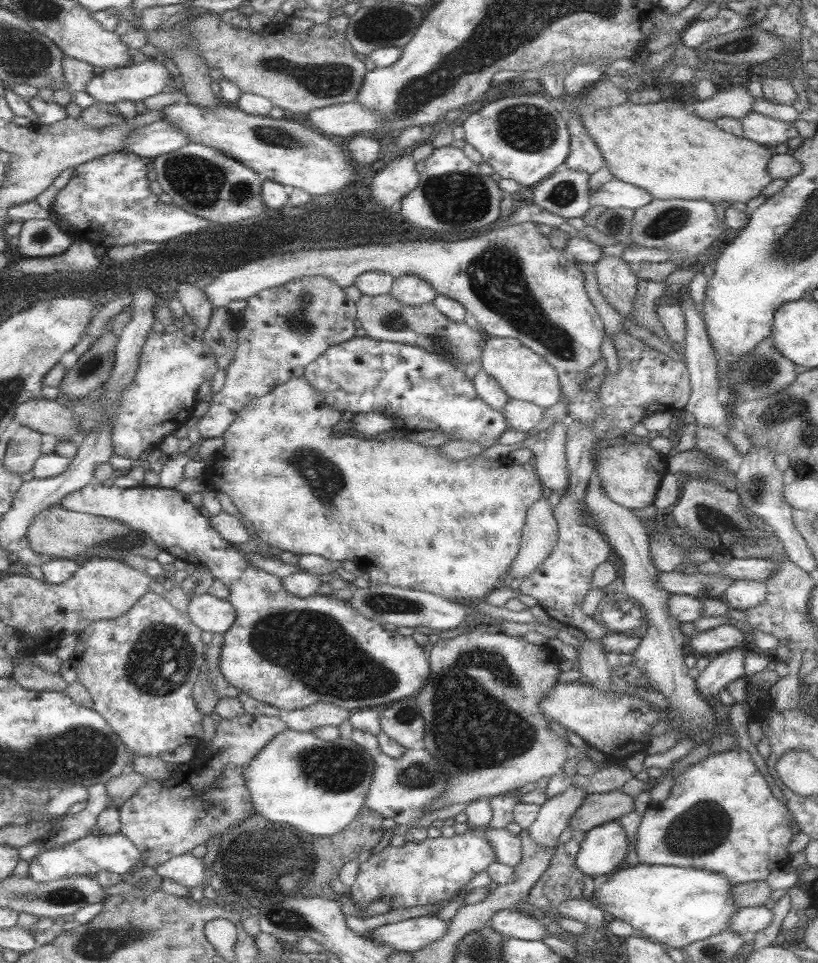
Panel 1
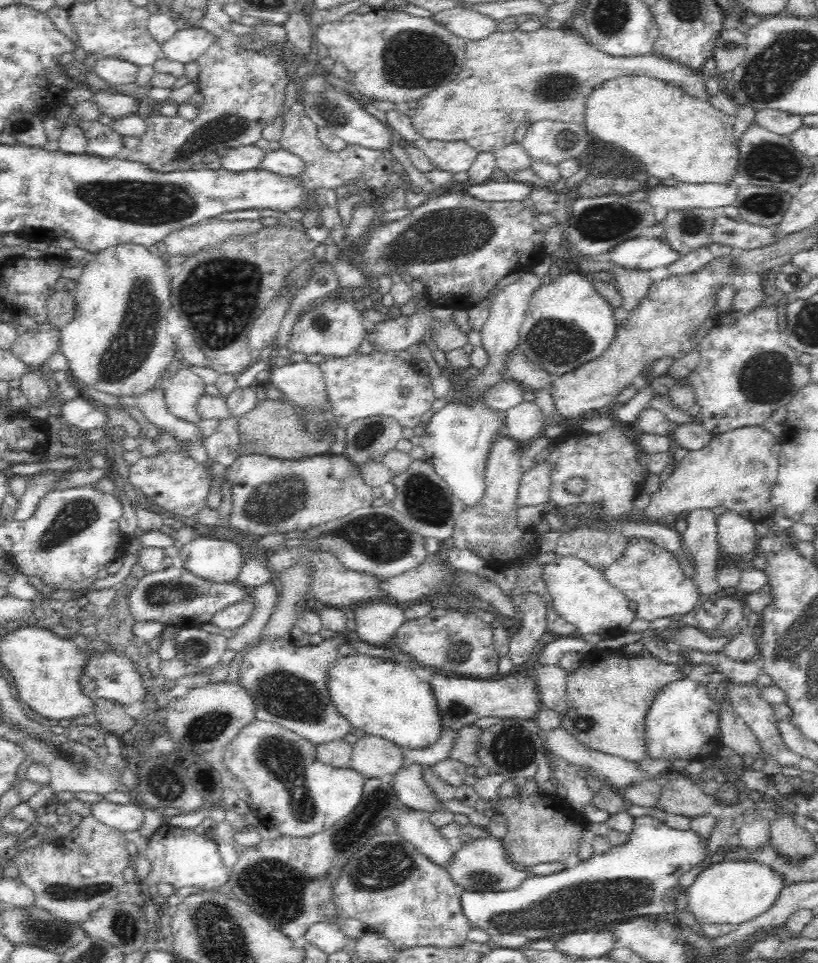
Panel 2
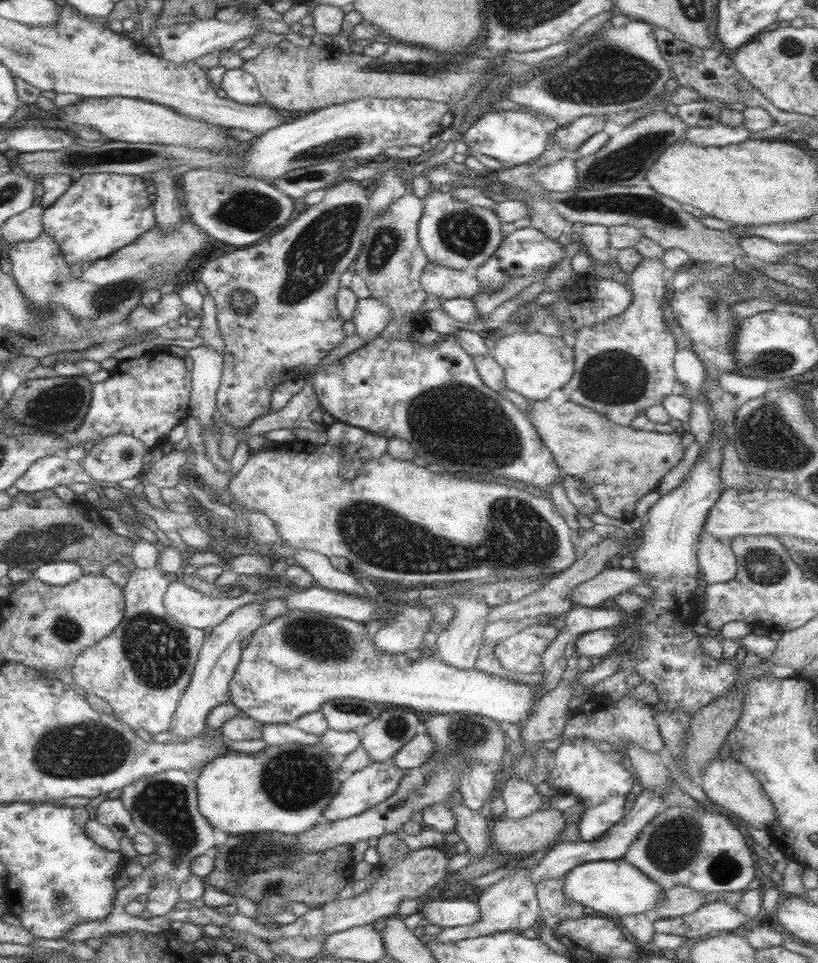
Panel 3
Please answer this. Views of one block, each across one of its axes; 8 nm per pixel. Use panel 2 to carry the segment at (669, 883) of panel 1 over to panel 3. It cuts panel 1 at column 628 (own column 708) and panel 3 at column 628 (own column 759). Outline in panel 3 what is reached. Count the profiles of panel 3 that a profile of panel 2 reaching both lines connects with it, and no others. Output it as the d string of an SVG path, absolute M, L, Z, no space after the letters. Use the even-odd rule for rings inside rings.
M601 860L601 862L589 862L579 864L575 870L565 874L565 896L577 904L583 904L585 908L593 910L597 916L607 916L609 920L619 922L625 916L645 914L651 916L655 912L655 906L659 904L661 886L655 884L645 872L639 868L627 864L621 860Z

